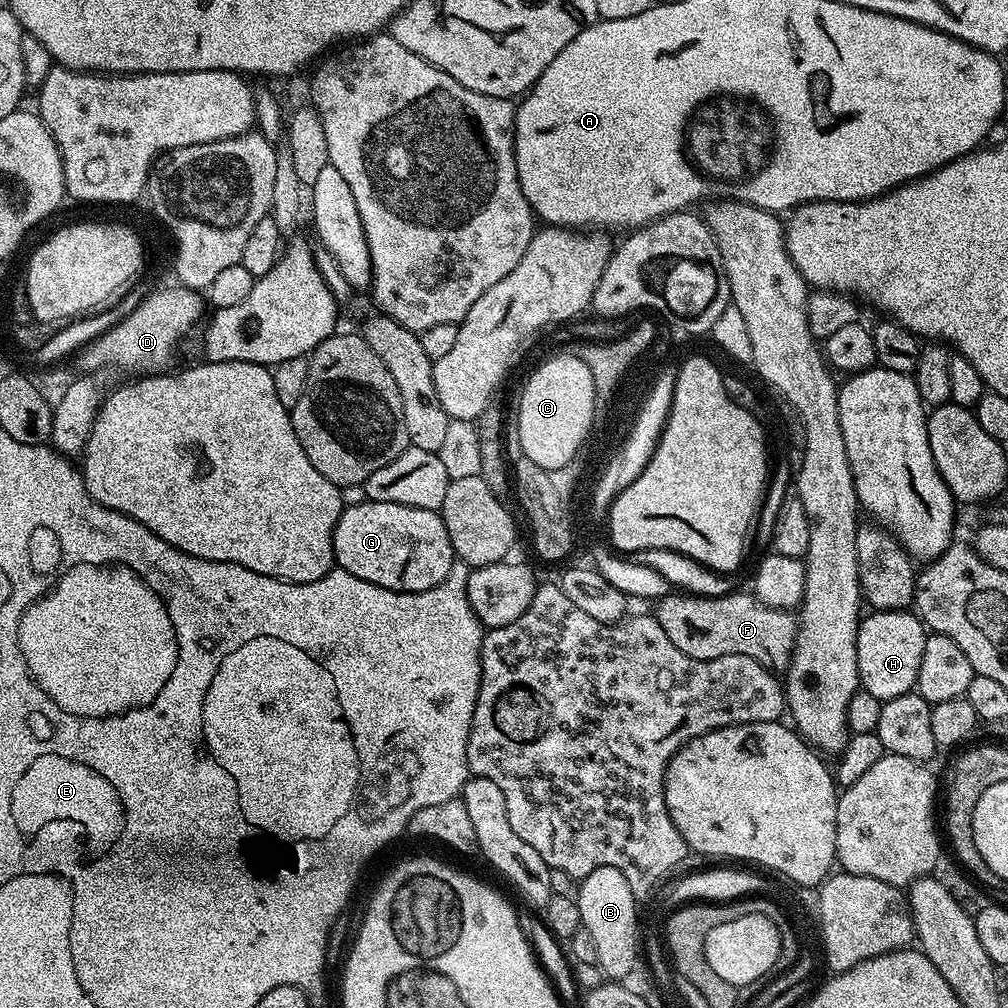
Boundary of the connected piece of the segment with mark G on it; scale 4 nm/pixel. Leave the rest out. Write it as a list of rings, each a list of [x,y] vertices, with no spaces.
[[[365,499],[364,503],[358,506],[347,506],[344,511],[340,513],[338,522],[332,531],[332,551],[330,556],[331,559],[336,559],[336,561],[334,561],[335,567],[354,574],[354,578],[362,578],[366,582],[374,582],[374,586],[382,586],[386,590],[394,590],[395,592],[421,592],[422,590],[430,590],[434,586],[441,584],[444,579],[447,578],[454,563],[450,535],[448,535],[446,526],[443,524],[443,518],[440,512],[422,510],[414,506],[402,506],[394,502],[374,502],[370,499]]]

